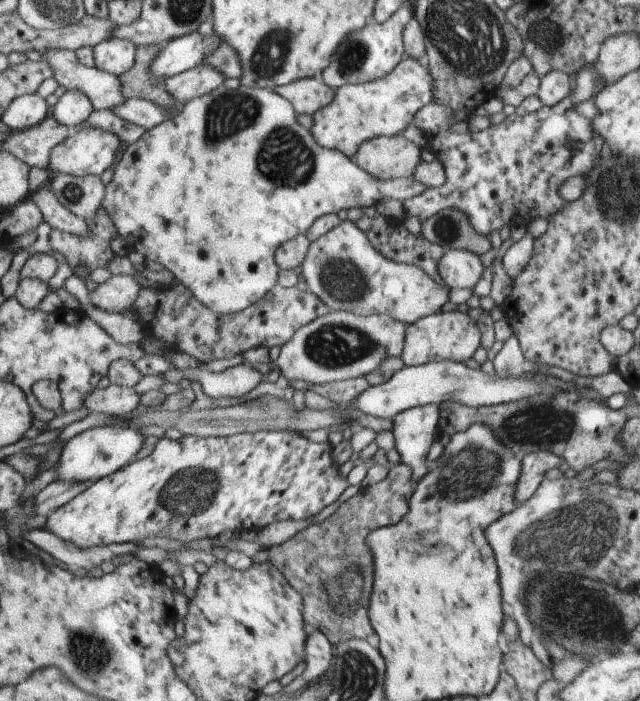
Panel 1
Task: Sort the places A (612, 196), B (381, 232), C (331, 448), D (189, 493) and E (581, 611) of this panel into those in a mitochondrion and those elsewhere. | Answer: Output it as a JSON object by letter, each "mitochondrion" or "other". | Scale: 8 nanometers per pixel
{"A":"mitochondrion","B":"mitochondrion","C":"other","D":"mitochondrion","E":"mitochondrion"}

